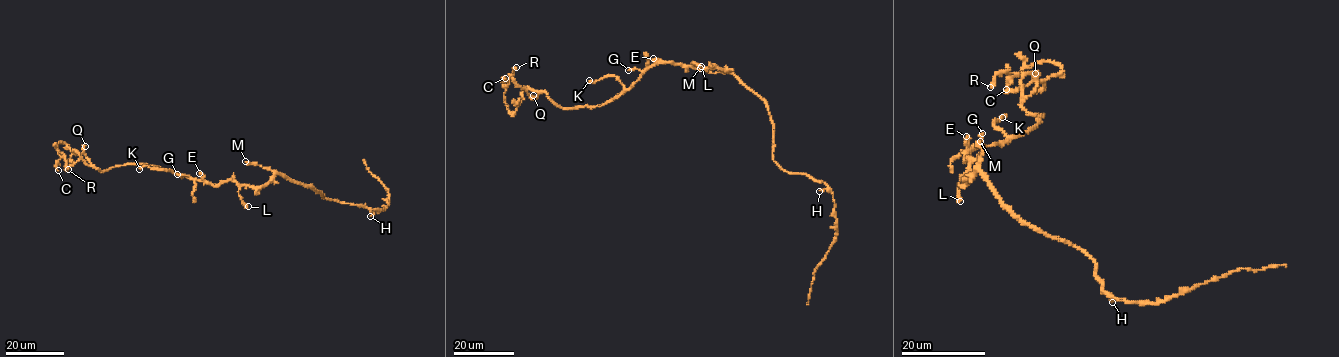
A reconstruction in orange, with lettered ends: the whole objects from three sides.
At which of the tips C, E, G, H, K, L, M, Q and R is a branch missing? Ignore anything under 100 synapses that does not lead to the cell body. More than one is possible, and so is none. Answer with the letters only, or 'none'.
none

